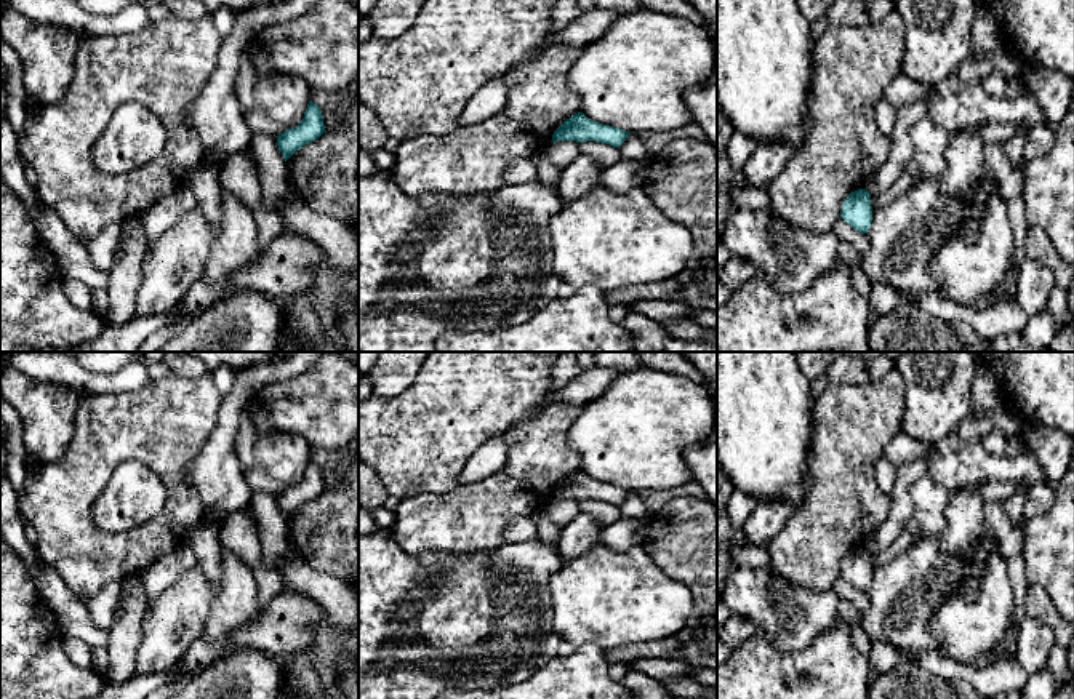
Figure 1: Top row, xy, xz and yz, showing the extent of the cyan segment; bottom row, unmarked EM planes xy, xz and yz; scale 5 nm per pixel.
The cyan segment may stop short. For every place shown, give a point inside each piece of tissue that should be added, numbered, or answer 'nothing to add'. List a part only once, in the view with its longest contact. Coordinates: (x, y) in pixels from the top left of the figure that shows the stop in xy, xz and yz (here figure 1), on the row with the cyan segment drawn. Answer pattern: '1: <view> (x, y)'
nothing to add

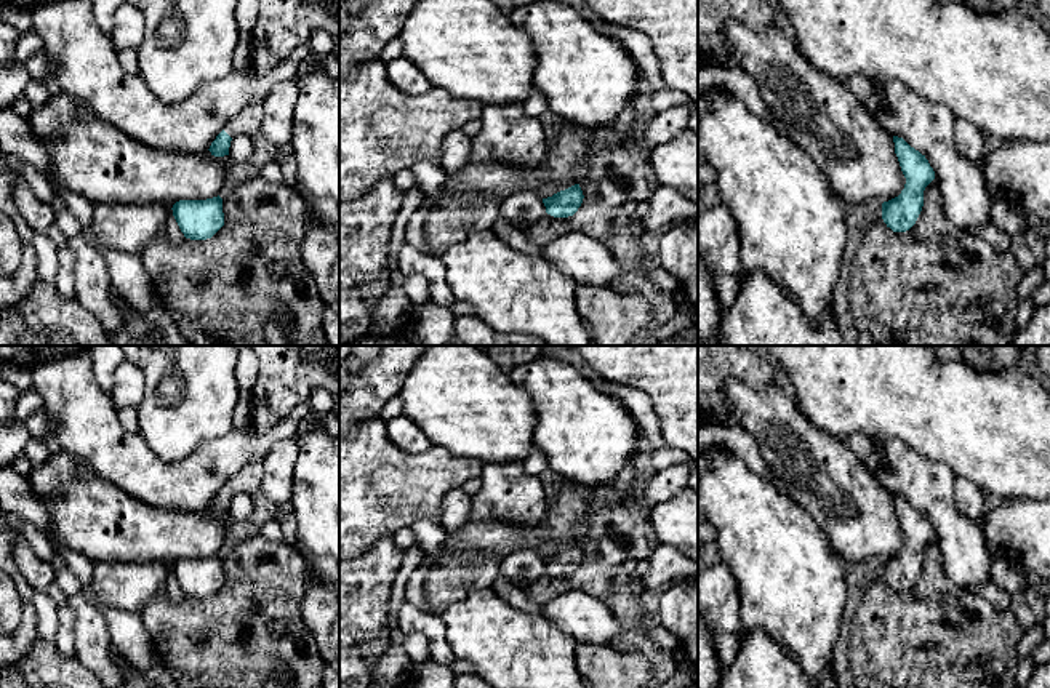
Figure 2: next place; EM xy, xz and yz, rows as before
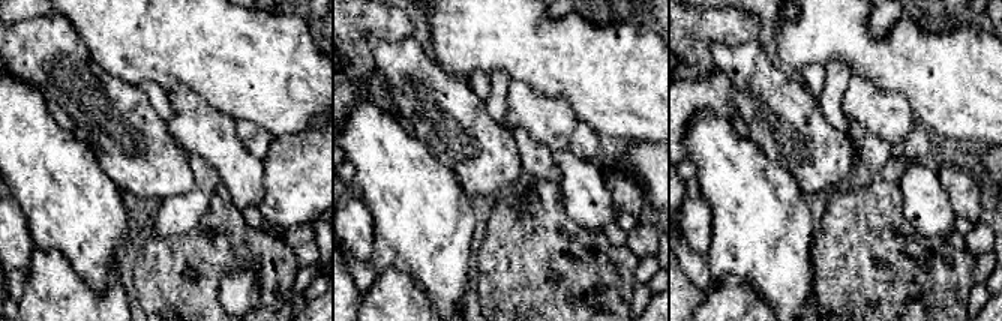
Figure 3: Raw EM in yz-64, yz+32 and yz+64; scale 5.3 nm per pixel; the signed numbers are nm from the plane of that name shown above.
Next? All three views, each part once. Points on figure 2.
1: xy (248, 120)

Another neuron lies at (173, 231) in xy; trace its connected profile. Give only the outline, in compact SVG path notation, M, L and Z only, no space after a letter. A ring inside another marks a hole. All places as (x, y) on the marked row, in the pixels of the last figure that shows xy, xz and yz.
M165 205L168 210L170 210L170 214L168 214L168 222L166 222L166 229L165 229L165 234L168 235L168 238L174 243L179 243L182 242L186 237L184 234L181 232L174 216L173 216L173 205Z

